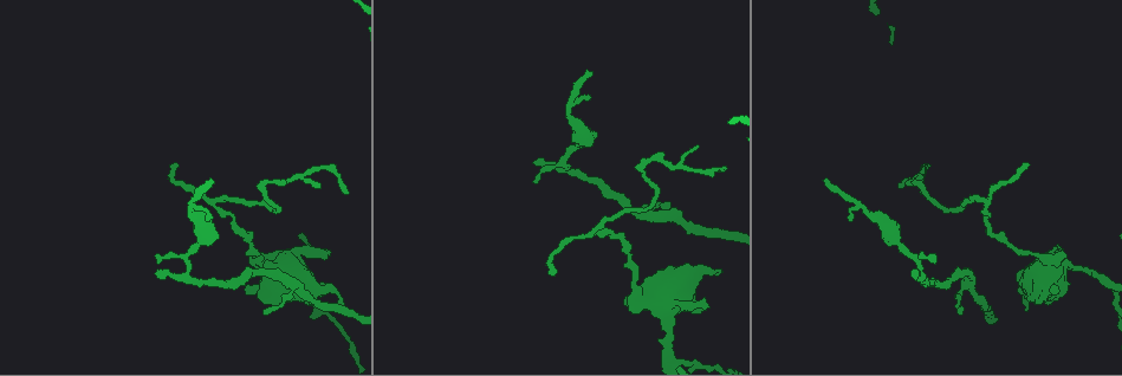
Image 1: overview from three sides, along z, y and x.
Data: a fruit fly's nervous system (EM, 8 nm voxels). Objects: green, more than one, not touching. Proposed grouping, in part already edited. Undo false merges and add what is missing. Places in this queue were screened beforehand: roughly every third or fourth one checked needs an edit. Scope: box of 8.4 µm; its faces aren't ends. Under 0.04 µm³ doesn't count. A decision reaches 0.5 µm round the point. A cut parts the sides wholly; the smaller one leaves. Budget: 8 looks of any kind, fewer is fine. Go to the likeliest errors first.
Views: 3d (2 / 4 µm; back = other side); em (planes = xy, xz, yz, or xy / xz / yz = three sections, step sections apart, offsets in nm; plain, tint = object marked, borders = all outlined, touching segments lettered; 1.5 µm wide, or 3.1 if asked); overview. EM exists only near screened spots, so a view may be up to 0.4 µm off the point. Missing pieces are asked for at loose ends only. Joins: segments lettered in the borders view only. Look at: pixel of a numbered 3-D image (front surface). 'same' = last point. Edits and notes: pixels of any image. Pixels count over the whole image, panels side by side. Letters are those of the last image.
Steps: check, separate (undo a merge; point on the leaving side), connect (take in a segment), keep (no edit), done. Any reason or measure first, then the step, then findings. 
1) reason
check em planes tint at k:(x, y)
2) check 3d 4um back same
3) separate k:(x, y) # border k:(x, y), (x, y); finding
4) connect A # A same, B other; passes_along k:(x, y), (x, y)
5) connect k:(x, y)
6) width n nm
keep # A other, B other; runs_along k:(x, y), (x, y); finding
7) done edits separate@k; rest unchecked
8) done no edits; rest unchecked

free end
check 3d 2um at 1:(1027, 310)

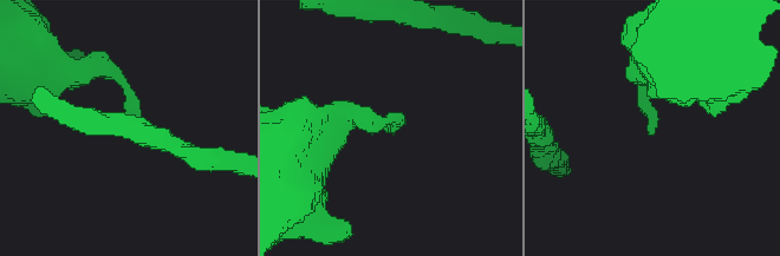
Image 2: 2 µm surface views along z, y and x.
check em planes borders at 2:(392, 128)

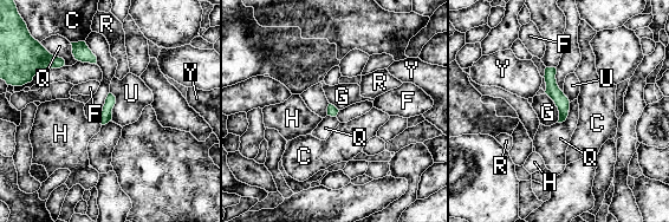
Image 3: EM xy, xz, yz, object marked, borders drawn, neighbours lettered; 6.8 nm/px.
keep # C other, F other, G other, H other, Q other, R other, U other, Y other; runs_along 3:(549, 70), (562, 118); none of them fits

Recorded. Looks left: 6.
sharp bend
check em planes borders at 1:(669, 357)

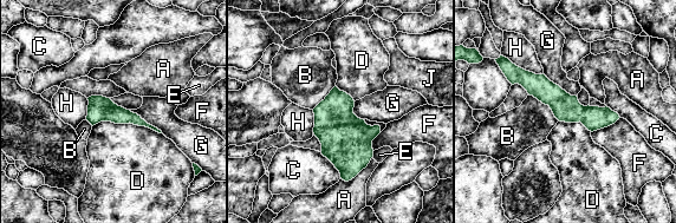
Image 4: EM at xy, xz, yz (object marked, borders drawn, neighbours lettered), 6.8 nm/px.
longest_contact D 480 nm
keep # A other, B other, C other, D other, E other, F other, G other, H other, J other; runs_along 4:(509, 73), (571, 111), (615, 117); all the same neuron

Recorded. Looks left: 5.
tapers out
check 3d 4um at 1:(207, 182)

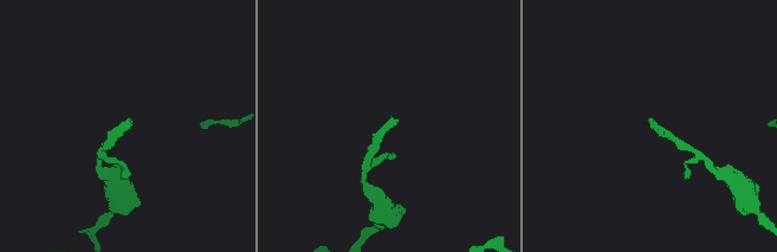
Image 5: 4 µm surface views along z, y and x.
check em planes plain at 5:(127, 120)

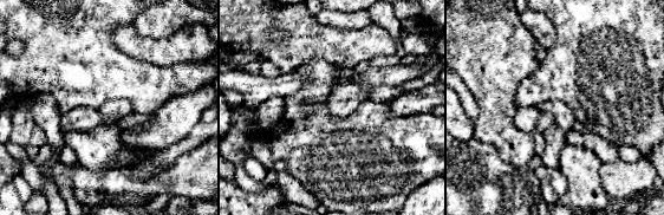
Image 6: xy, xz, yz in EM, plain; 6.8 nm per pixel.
see the neighbours
check em planes borders same

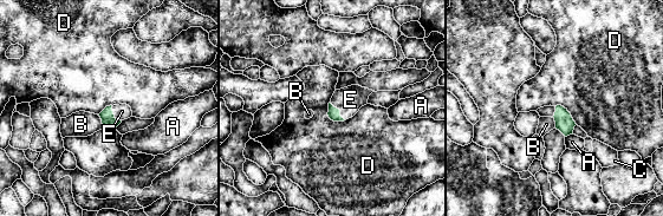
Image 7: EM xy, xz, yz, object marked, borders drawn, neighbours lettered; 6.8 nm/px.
width 90 nm
connect E # A other, B other, C other, D other, E same; passes_along 7:(333, 113), (339, 110), (350, 99); it goes on there

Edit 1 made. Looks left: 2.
done edits connect@7; rest unchecked

